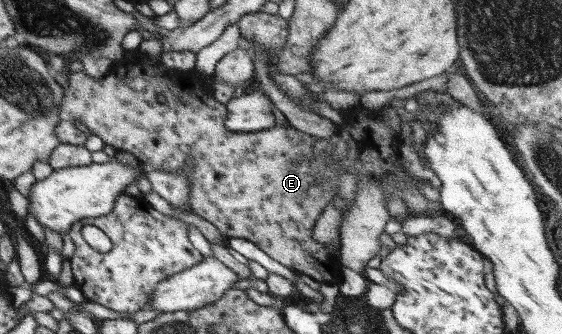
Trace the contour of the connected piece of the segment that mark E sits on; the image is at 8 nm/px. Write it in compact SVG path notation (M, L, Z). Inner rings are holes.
M126 51L126 52L125 52L125 53L124 53L124 56L123 56L123 57L122 57L122 58L121 58L121 59L120 59L120 60L118 60L118 61L114 61L114 65L113 65L113 66L112 66L112 68L111 68L111 70L110 70L110 71L109 71L109 72L108 72L108 73L107 73L107 74L106 74L106 76L105 76L105 77L103 77L103 78L102 78L102 79L101 79L101 80L95 80L95 79L94 79L94 78L90 78L90 76L88 76L88 75L87 75L87 74L86 74L86 72L84 72L84 70L83 70L83 71L76 71L76 72L68 72L68 80L69 80L69 85L68 85L68 87L66 87L66 89L64 89L64 96L62 96L62 101L61 101L61 106L60 106L60 111L59 111L59 112L60 112L60 115L61 115L61 120L60 120L60 121L59 121L59 122L58 122L58 125L57 125L57 126L56 126L56 129L55 129L55 132L56 132L56 133L57 133L57 137L58 137L58 138L60 138L60 139L61 139L61 143L62 143L62 144L70 144L70 145L81 145L81 146L84 146L84 145L85 145L85 143L86 143L86 134L85 134L85 133L84 133L84 132L82 132L82 131L81 131L81 130L78 130L78 129L77 129L77 128L76 128L76 126L75 126L75 123L76 123L76 121L80 121L80 123L82 123L82 125L86 125L86 127L87 127L87 128L88 128L88 129L89 129L89 130L90 130L90 131L92 131L92 133L94 133L94 134L96 134L96 135L98 135L98 137L100 137L100 139L102 139L102 141L103 141L103 143L104 143L104 144L105 144L105 145L111 145L111 146L112 146L112 147L114 147L114 149L116 149L116 150L124 150L124 151L129 151L129 152L130 152L130 153L132 153L132 155L134 155L134 157L136 157L136 159L137 159L137 160L138 160L138 161L140 161L140 162L142 162L142 163L144 163L144 165L146 165L146 166L147 166L147 167L148 167L148 169L154 169L154 170L158 170L158 171L161 171L161 172L175 172L175 171L176 171L176 170L179 170L179 169L180 169L180 168L181 168L181 167L182 167L182 166L183 166L183 165L184 165L184 164L185 164L185 160L187 160L187 159L188 159L188 158L190 158L190 159L191 159L191 160L192 160L192 161L193 161L193 162L194 162L194 163L195 163L195 167L193 167L193 170L192 170L192 171L191 171L191 175L189 175L189 180L190 180L190 183L191 183L191 190L190 190L190 193L189 193L189 196L188 196L188 201L187 201L187 209L188 209L188 211L190 211L190 212L191 212L191 213L196 213L196 215L200 215L200 217L203 217L203 218L204 218L204 219L206 219L206 221L210 221L210 223L213 223L213 224L214 224L214 225L215 225L215 226L216 226L216 227L217 227L217 228L218 228L218 229L219 229L219 230L220 230L220 231L221 231L221 232L222 232L222 235L224 235L224 237L229 237L229 238L242 238L242 239L245 239L245 240L248 240L248 241L251 241L251 242L252 242L252 243L254 243L254 245L257 245L257 246L258 246L258 247L259 247L259 248L260 248L260 249L261 249L261 250L262 250L262 251L264 251L264 253L267 253L267 254L268 254L268 255L269 255L269 256L270 256L270 257L271 257L271 258L272 258L272 259L275 259L275 260L276 260L276 261L278 261L278 263L281 263L281 264L282 264L282 265L285 265L285 266L286 266L286 267L289 267L289 268L290 268L290 269L292 269L292 270L295 270L295 271L296 271L296 272L299 272L299 273L300 273L300 274L301 274L301 275L303 275L303 276L304 276L304 277L305 277L305 278L307 278L307 279L308 279L308 280L309 280L309 281L310 281L310 282L311 282L311 283L313 283L313 284L314 284L314 285L317 285L317 284L321 284L321 283L328 283L328 284L332 284L332 283L335 283L335 282L337 282L337 283L338 283L338 278L339 278L339 266L340 266L340 265L341 265L341 264L340 264L340 263L339 263L339 260L338 260L338 255L333 255L333 251L329 251L329 249L327 249L327 247L325 247L325 245L324 245L324 244L323 244L323 243L320 243L320 242L318 242L318 241L317 241L317 240L315 240L315 239L314 239L314 230L313 230L313 229L312 229L312 228L313 228L313 227L314 227L314 224L315 224L315 221L316 221L316 220L317 220L317 219L318 219L318 218L319 218L319 215L322 215L322 212L323 212L323 209L324 209L324 208L325 208L325 207L326 207L326 206L327 206L327 205L328 205L328 204L329 204L329 203L330 203L330 202L331 202L331 201L332 201L332 200L333 200L333 197L334 197L334 195L336 195L336 194L338 194L338 195L342 195L342 197L344 197L344 199L346 199L346 206L345 206L345 209L343 209L343 219L344 219L344 218L345 218L345 213L346 213L346 212L347 212L347 211L348 211L348 210L349 210L349 207L350 207L350 206L351 206L351 205L352 205L352 203L353 203L353 201L354 201L354 200L355 200L355 191L356 191L356 183L358 183L358 182L367 182L367 181L368 181L368 180L372 180L372 181L373 181L373 182L376 182L376 183L377 183L377 184L378 184L378 185L379 185L379 186L380 186L380 187L382 187L382 189L383 189L383 191L384 191L384 193L386 193L386 199L387 199L387 201L388 201L388 197L389 197L389 192L388 192L388 191L387 191L387 190L386 190L386 189L385 189L385 188L383 188L383 186L382 186L382 185L384 185L384 184L387 184L387 182L388 182L388 183L391 183L391 185L396 185L396 186L397 186L397 187L400 187L400 188L404 188L404 187L403 187L403 183L404 183L404 181L407 181L407 180L414 180L414 181L415 181L415 180L416 180L416 179L414 179L414 178L412 178L412 177L411 177L411 176L409 176L409 175L408 175L408 174L407 174L407 173L406 173L406 170L405 170L405 169L404 169L404 166L402 166L402 162L403 162L403 160L404 160L404 159L405 159L405 158L406 158L406 154L407 154L407 153L405 153L405 157L404 157L404 158L401 158L401 157L400 157L400 148L399 148L399 146L400 146L400 144L401 144L401 143L402 143L402 142L403 142L403 140L401 140L401 139L400 139L400 138L399 138L399 137L398 137L398 136L397 136L397 135L396 135L396 134L395 134L395 135L393 135L393 133L392 133L392 130L391 130L391 129L390 129L390 126L386 126L386 124L384 124L384 122L382 122L382 113L381 113L381 112L380 112L380 110L379 110L379 111L371 111L371 110L370 110L370 109L367 109L367 108L366 108L366 107L364 107L364 106L362 106L362 105L361 105L361 104L360 104L360 105L358 105L358 106L356 106L356 107L355 107L355 108L354 108L354 109L352 109L352 110L350 110L350 111L347 111L347 112L344 112L344 113L342 113L342 115L343 115L343 117L344 117L344 122L343 122L343 124L340 124L340 125L338 125L338 124L336 124L336 125L337 125L337 132L336 132L336 133L335 133L335 134L334 134L334 135L333 135L333 136L332 136L332 137L330 137L330 138L329 138L329 139L319 139L319 138L318 138L318 137L314 137L314 136L313 136L313 135L308 135L308 134L307 134L307 133L302 133L302 132L301 132L301 131L298 131L298 130L297 130L297 129L296 129L296 128L295 128L295 127L294 127L294 126L292 126L292 125L290 125L290 124L289 124L289 122L288 122L288 124L283 124L283 125L281 125L281 124L277 124L277 123L276 123L276 124L275 124L275 126L274 126L274 127L271 127L271 128L270 128L270 129L267 129L267 130L262 130L262 131L257 131L257 132L252 132L252 133L250 133L250 134L248 134L248 135L235 135L235 134L234 134L234 133L233 133L233 131L230 131L230 130L229 130L229 129L228 129L228 128L227 128L227 127L226 127L226 126L225 126L225 121L226 121L226 118L227 118L227 107L226 107L226 106L225 106L225 105L224 105L224 104L222 104L222 103L219 103L219 102L218 102L218 101L216 101L216 99L215 99L215 97L214 97L214 92L213 92L213 90L212 90L212 88L211 88L211 86L210 86L210 85L205 85L205 83L204 83L204 85L203 85L203 79L202 79L202 76L201 76L201 75L199 75L199 72L198 72L198 70L197 70L197 69L196 69L196 68L195 68L195 69L191 69L191 70L190 70L190 71L178 71L178 70L177 70L177 69L167 69L167 67L166 67L166 66L165 66L165 65L164 65L164 64L163 64L163 62L160 62L160 61L155 61L155 60L154 60L154 59L153 59L153 58L150 58L150 57L149 57L149 56L147 56L147 55L146 55L146 54L143 54L143 53L142 53L142 52L140 52L140 51L139 51L139 57L132 57L132 56L128 56L128 55L127 55L127 52L129 52L129 51ZM160 94L162 94L162 95L164 95L164 97L166 97L166 103L164 103L164 104L162 104L162 105L160 105L160 104L158 104L158 103L157 103L157 99L156 99L156 96L158 96L158 95L160 95Z

